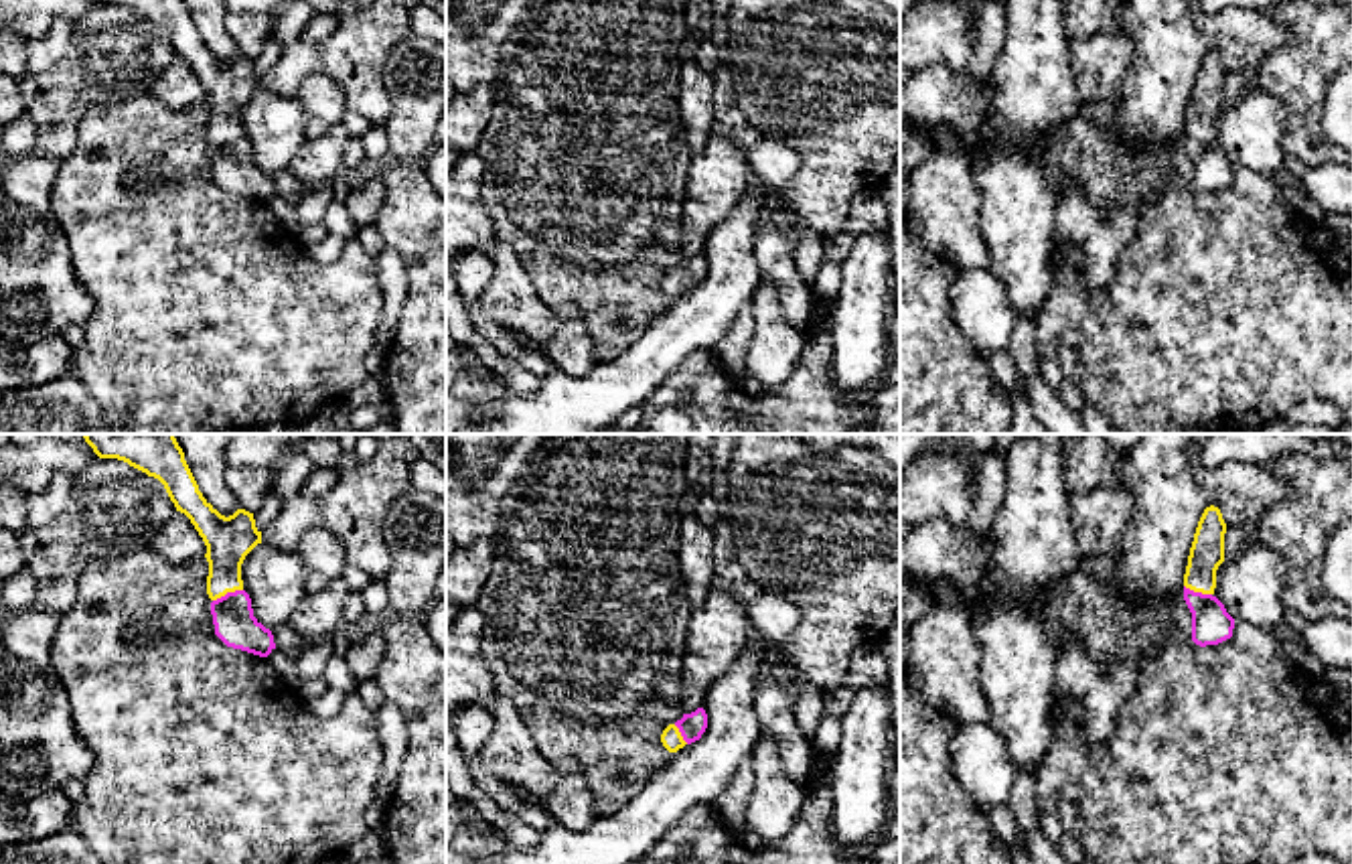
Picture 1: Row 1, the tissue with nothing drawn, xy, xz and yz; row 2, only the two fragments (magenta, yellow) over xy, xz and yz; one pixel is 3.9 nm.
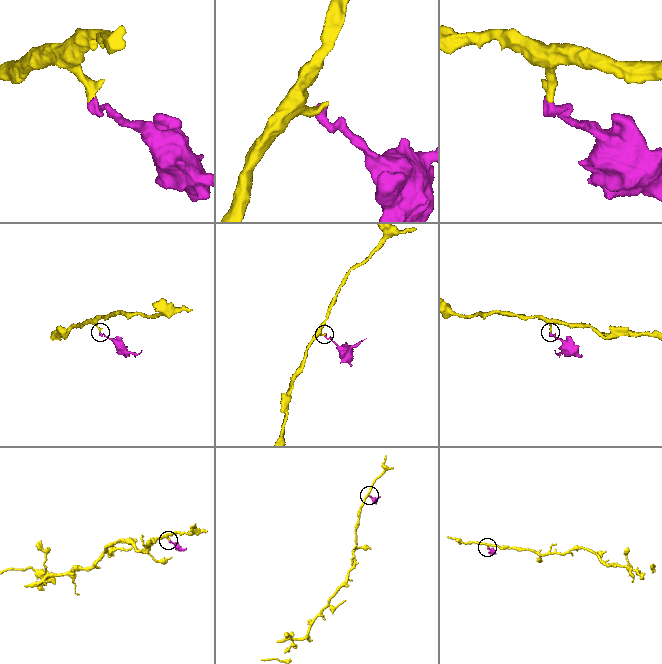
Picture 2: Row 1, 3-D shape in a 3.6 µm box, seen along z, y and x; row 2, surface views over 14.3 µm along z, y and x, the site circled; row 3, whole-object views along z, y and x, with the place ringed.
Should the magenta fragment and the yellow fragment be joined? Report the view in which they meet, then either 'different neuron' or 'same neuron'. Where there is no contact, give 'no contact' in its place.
meets magenta in xy; same neuron

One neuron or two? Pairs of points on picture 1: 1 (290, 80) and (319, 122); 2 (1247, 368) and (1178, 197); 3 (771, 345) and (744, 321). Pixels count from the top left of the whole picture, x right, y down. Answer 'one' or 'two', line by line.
1: two
2: one
3: two

